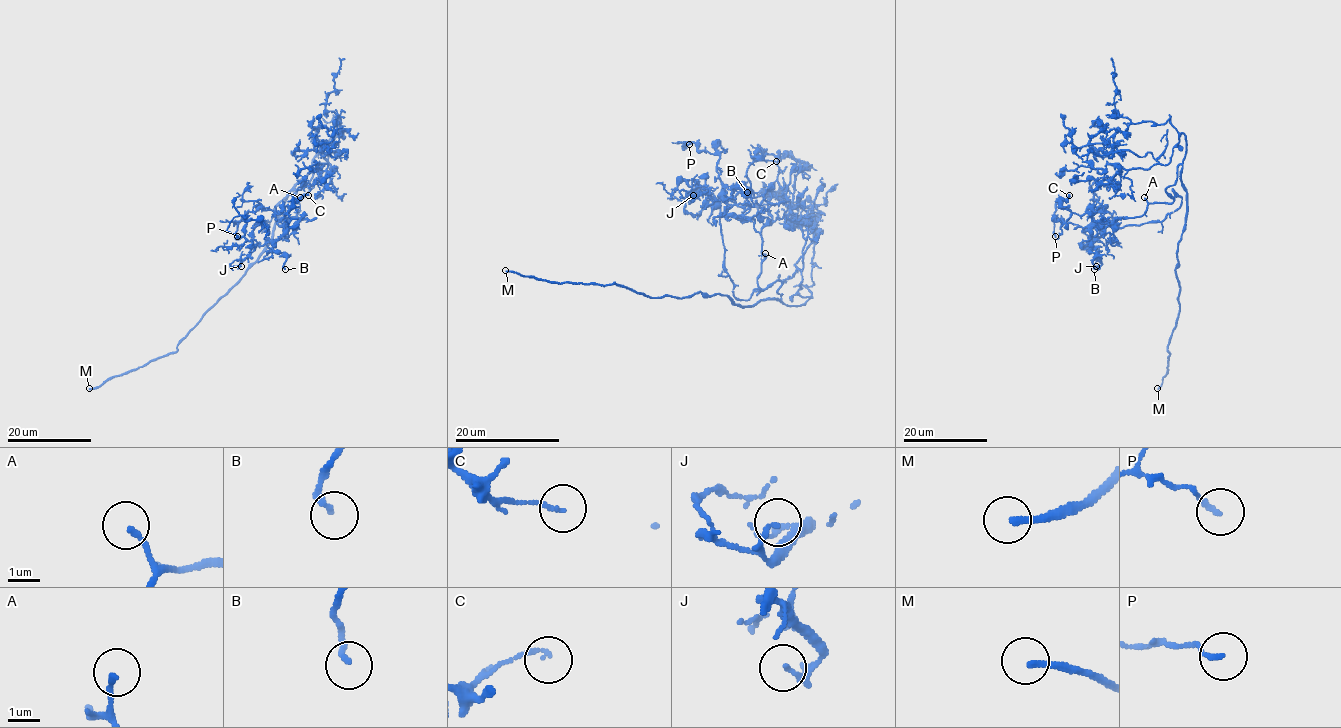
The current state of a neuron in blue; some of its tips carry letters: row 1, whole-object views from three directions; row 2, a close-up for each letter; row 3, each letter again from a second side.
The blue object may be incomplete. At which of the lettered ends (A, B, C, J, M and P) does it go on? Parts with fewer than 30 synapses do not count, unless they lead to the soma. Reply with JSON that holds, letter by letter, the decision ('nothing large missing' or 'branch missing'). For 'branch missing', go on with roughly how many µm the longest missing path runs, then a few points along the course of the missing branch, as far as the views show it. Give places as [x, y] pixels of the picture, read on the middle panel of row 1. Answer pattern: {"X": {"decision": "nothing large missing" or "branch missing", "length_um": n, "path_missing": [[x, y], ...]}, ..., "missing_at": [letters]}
{"A": {"decision": "branch missing", "length_um": 35, "path_missing": [[765, 253], [751, 257], [754, 230], [749, 214], [751, 200], [738, 183], [721, 142]]}, "B": {"decision": "nothing large missing"}, "C": {"decision": "nothing large missing"}, "J": {"decision": "nothing large missing"}, "M": {"decision": "branch missing", "length_um": 90}, "P": {"decision": "nothing large missing"}, "missing_at": ["A", "M"]}

